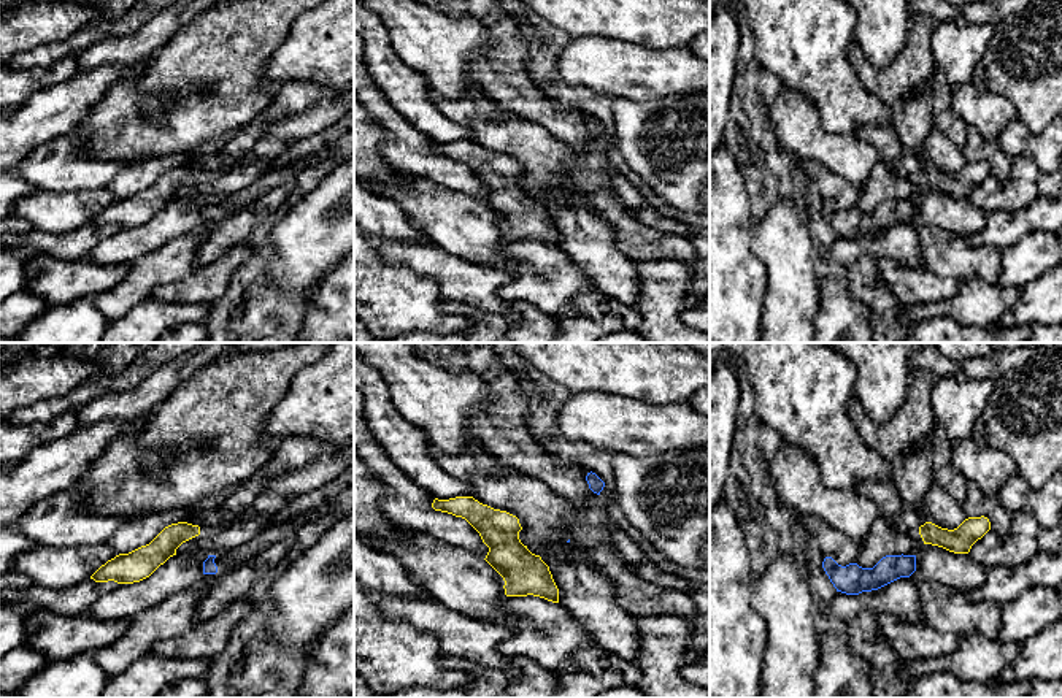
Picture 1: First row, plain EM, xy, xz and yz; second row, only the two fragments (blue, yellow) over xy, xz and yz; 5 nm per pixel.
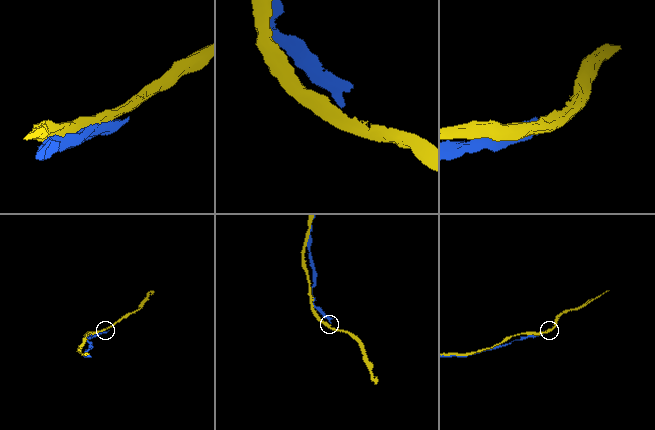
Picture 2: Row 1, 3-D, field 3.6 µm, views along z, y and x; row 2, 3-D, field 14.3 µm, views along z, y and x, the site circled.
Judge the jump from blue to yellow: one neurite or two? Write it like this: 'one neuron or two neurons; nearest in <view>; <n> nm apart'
two neurons; nearest in yz; 80 nm apart

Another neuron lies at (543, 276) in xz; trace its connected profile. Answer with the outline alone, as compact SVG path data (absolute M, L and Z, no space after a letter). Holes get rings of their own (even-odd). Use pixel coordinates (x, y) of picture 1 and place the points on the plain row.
M506 241L506 252L518 260L510 282L498 289L508 303L525 301L549 316L578 317L575 298L597 289L581 267L559 247L540 241Z

